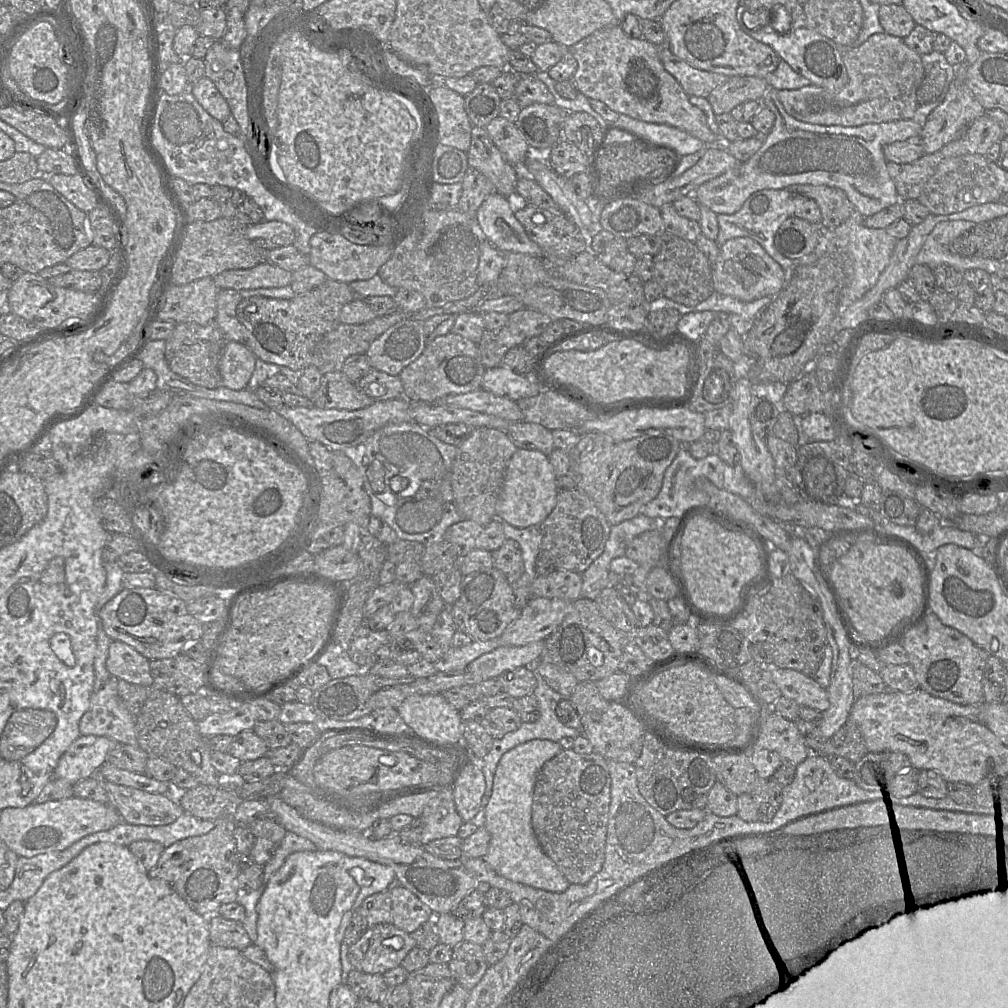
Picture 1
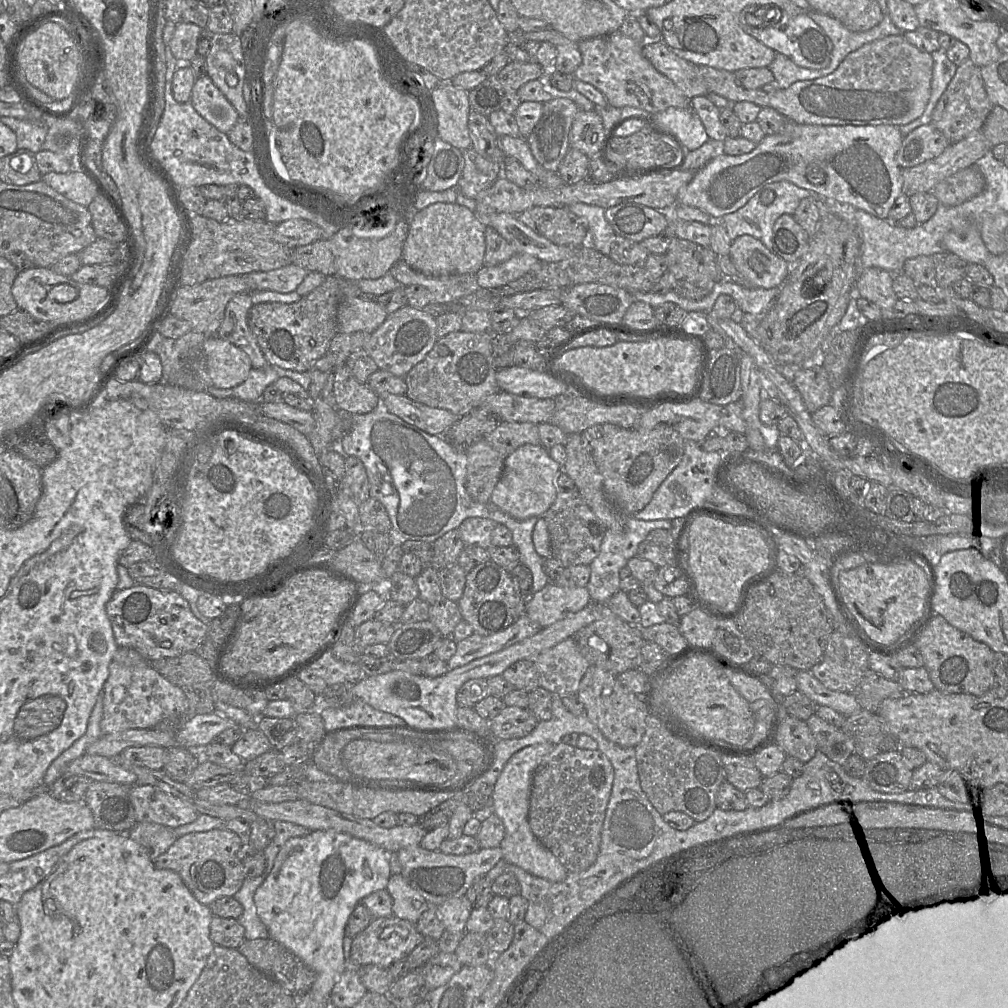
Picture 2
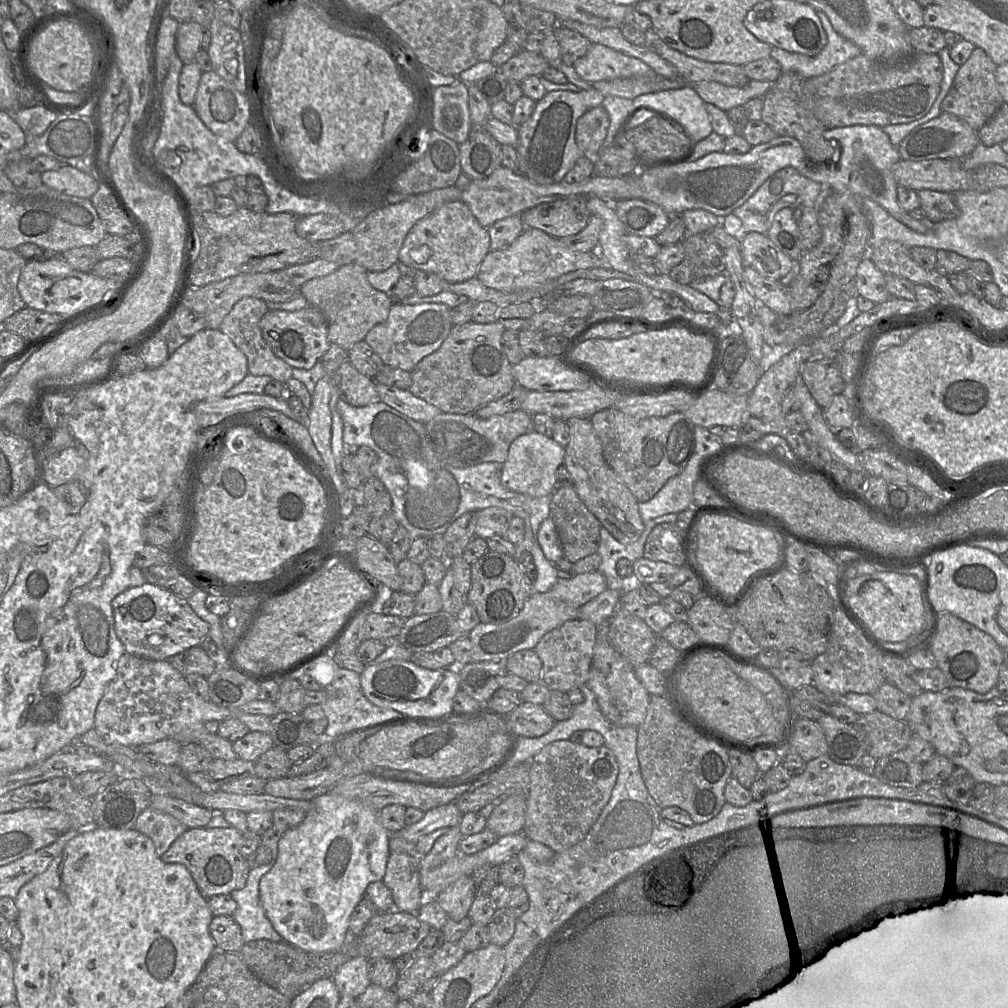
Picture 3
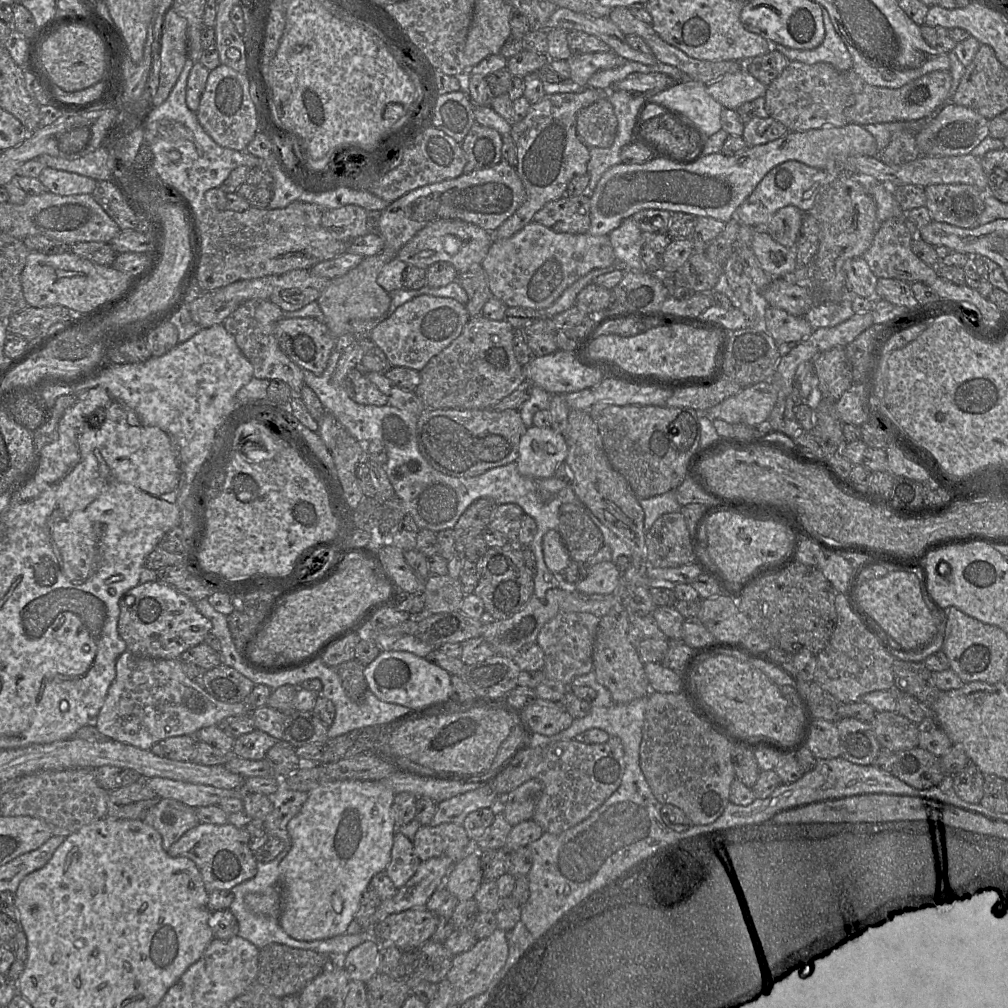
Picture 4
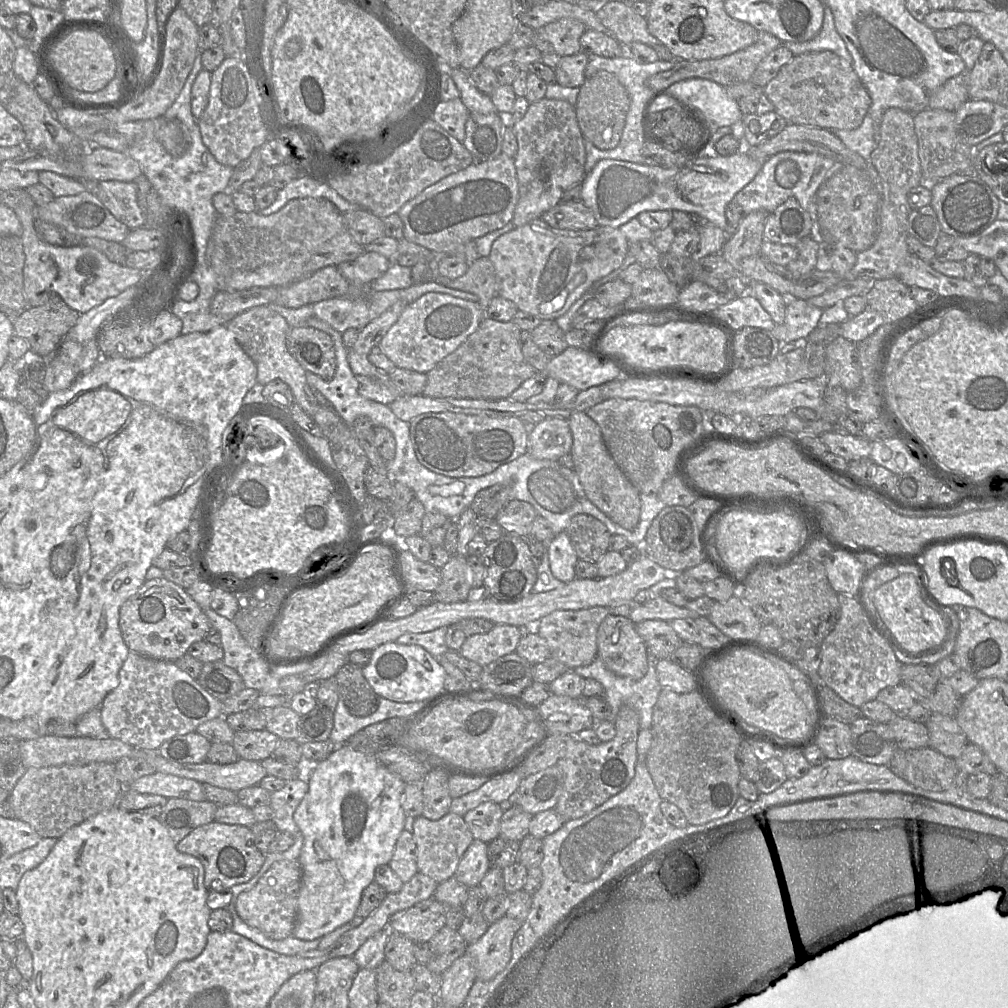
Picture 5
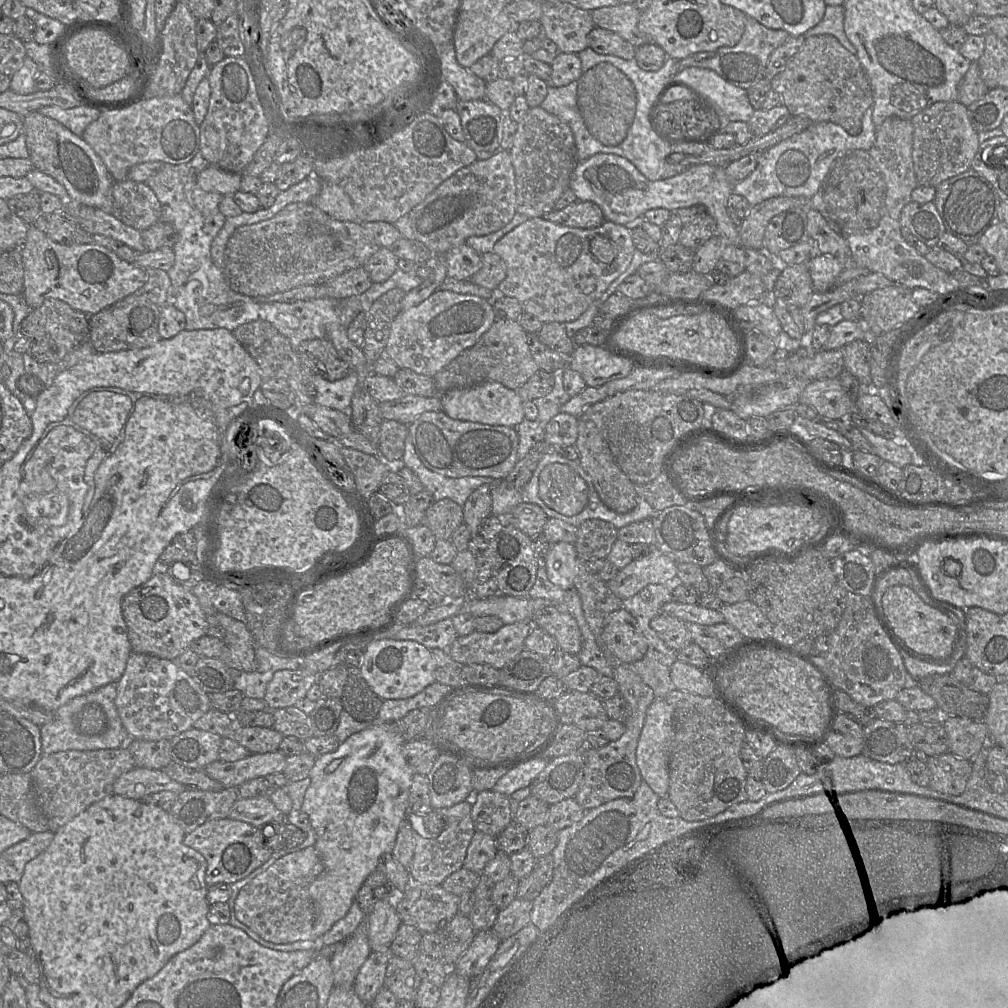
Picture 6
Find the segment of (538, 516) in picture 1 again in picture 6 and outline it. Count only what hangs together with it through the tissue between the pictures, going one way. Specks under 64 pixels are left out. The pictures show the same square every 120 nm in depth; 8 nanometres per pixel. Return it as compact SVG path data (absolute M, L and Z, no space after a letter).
M559 412L546 425L544 446L547 449L574 445L578 437L578 418Z

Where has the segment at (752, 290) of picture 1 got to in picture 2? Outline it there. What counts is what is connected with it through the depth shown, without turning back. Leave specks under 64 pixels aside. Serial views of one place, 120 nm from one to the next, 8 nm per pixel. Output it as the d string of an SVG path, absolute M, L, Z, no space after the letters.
M750 235L732 240L729 257L741 276L754 288L780 288L792 267Z

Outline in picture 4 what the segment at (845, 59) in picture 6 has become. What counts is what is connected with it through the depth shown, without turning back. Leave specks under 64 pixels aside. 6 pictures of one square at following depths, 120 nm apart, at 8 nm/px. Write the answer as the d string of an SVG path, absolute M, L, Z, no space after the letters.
M789 62L765 92L765 109L769 116L782 123L788 132L804 132L822 127L843 127L847 124L844 110L852 104L852 91L846 74L828 63Z

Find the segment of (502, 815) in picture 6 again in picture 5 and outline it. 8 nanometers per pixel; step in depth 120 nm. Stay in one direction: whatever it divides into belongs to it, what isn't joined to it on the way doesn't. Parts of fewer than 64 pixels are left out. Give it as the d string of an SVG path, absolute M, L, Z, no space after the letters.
M484 802L468 811L463 818L474 839L488 844L499 837L503 813L498 803Z

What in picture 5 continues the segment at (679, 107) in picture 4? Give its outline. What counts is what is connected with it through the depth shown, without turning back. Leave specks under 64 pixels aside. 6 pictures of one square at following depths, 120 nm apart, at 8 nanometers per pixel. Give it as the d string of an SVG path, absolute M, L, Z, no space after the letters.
M690 78L681 80L673 83L667 89L660 91L654 96L659 95L670 96L686 106L701 120L702 125L707 125L710 130L710 136L716 129L723 126L731 126L743 118L737 101L727 94L726 88L708 79Z

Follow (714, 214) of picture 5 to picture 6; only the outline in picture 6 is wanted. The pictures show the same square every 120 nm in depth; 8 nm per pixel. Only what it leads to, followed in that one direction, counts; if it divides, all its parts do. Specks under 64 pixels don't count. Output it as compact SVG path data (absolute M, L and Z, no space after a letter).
M597 153L578 161L569 188L578 200L596 203L602 209L605 220L626 226L638 222L649 209L676 211L702 204L706 207L707 214L715 219L718 235L725 242L739 243L738 224L731 220L726 210L727 199L733 193L733 184L727 177L724 166L696 164L672 177L650 180L628 159L612 153Z

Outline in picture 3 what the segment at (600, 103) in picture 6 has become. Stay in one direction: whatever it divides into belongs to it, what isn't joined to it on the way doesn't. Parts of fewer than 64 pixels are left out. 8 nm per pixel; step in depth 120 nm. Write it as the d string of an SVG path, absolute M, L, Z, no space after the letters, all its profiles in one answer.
M602 106L585 112L576 123L575 142L586 157L594 157L602 149L609 126L609 116Z

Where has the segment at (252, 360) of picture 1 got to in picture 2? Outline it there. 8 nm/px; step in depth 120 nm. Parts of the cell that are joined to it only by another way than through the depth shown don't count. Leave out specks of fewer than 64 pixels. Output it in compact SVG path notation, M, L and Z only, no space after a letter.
M212 335L206 338L202 346L209 385L229 389L243 383L250 370L248 355L237 346Z

